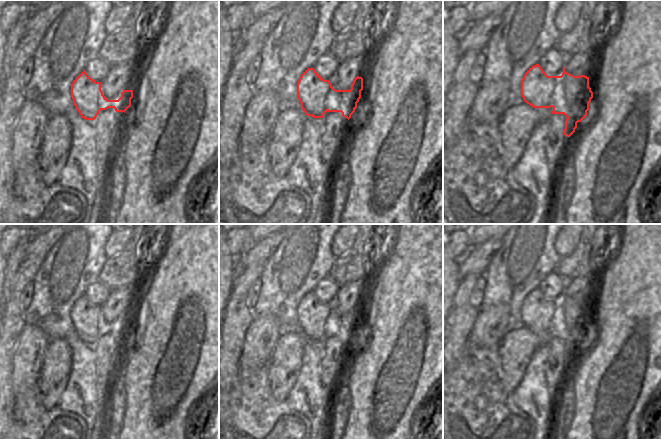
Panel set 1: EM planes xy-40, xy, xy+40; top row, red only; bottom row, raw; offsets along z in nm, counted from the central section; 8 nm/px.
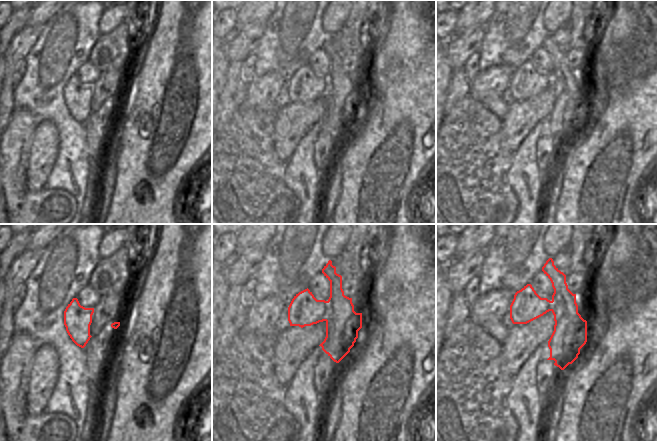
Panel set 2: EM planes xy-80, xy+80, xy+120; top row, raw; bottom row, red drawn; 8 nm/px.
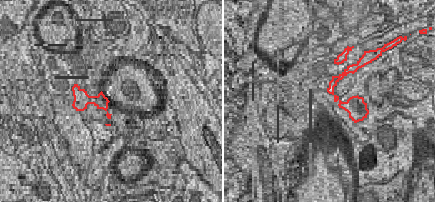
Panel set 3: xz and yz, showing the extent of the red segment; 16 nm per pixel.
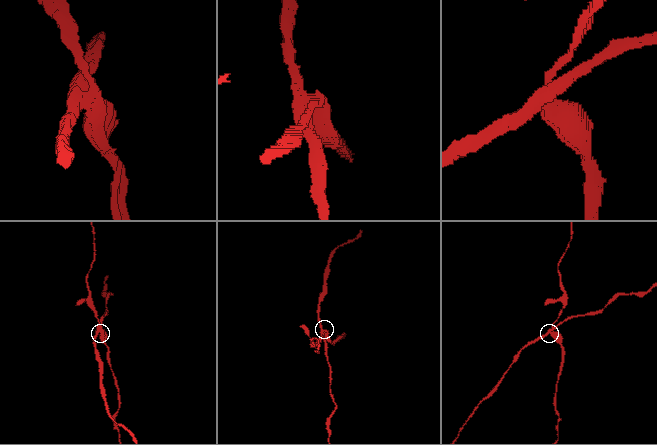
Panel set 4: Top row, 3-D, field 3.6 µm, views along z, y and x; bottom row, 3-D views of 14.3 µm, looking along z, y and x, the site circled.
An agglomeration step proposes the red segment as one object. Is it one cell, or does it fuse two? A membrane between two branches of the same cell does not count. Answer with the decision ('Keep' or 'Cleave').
Cleave.

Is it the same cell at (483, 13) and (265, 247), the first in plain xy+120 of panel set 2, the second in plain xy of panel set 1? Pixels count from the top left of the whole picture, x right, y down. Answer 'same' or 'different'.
different

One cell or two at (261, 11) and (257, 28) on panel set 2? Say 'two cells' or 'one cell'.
two cells

